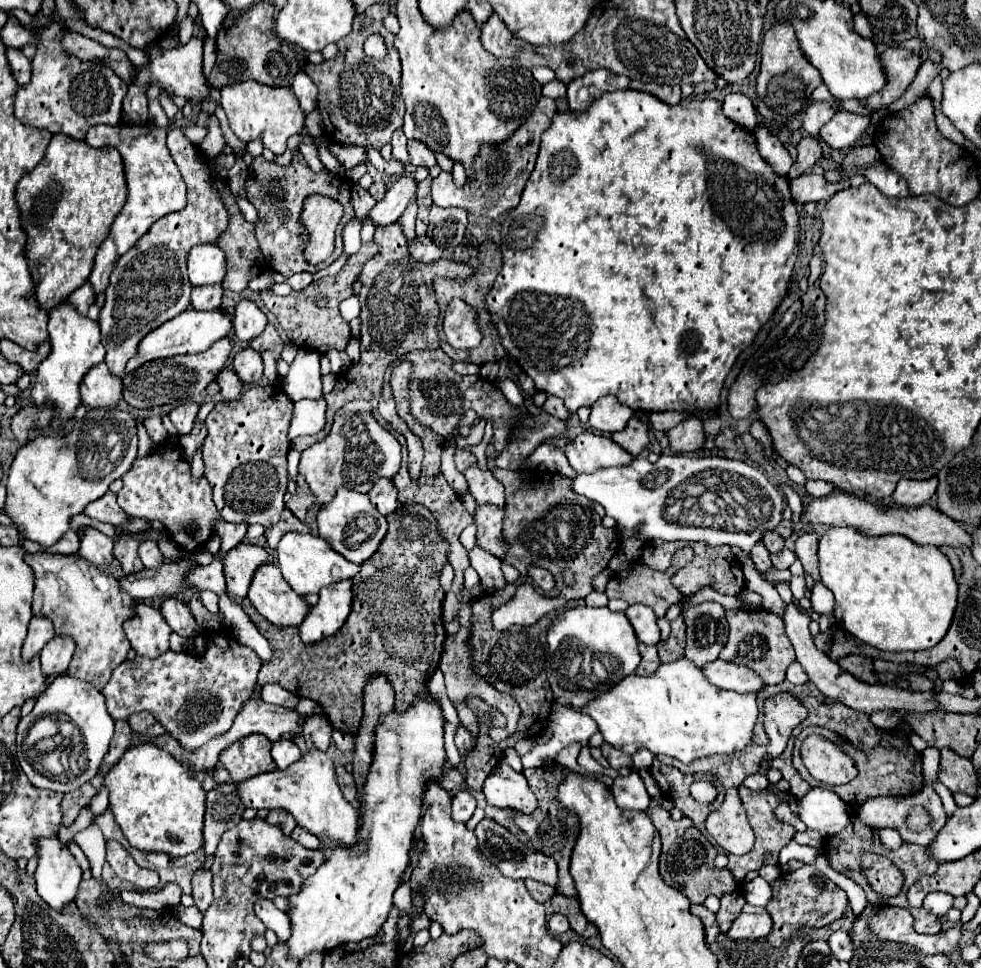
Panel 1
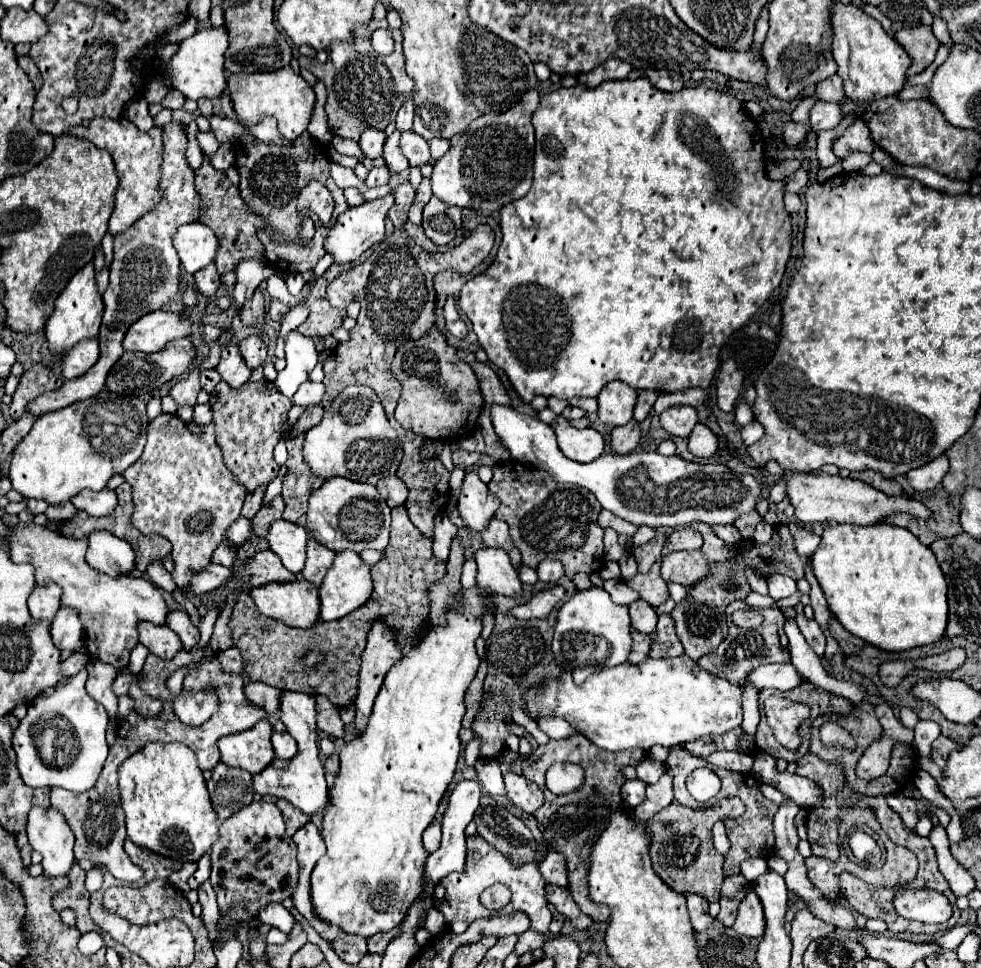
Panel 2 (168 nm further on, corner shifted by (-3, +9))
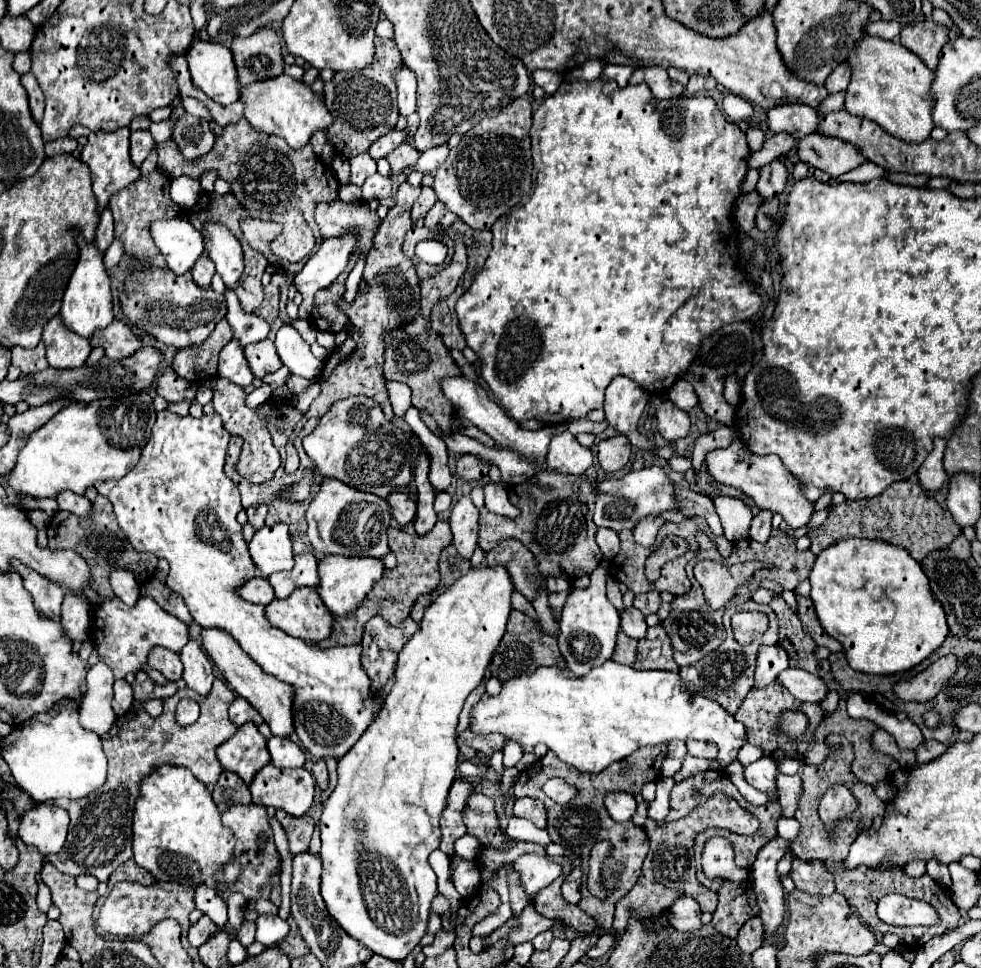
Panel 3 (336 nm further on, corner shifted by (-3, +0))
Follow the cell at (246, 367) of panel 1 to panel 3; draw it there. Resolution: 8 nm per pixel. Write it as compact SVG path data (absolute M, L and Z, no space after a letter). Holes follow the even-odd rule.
M270 339L246 345L244 351L246 351L246 359L250 363L250 369L252 369L254 377L258 377L258 379L262 379L264 375L274 373L282 367L282 361L276 353L274 341L270 341Z

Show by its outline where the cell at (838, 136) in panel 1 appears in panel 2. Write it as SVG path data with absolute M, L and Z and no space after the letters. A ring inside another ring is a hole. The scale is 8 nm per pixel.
M816 102L810 110L810 126L814 132L820 130L832 130L844 120L844 112L840 104L832 102Z

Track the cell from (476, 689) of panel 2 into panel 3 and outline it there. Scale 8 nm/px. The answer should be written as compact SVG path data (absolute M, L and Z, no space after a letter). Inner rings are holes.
M470 729L458 737L458 747L472 747L484 757L492 757L496 751L504 749L504 737L500 735L474 735Z

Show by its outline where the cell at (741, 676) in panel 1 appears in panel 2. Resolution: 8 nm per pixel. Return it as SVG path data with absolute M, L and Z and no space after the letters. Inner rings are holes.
M764 664L762 668L754 668L748 676L746 682L756 686L758 690L764 688L774 688L780 692L786 692L802 682L802 676L794 670L792 664Z

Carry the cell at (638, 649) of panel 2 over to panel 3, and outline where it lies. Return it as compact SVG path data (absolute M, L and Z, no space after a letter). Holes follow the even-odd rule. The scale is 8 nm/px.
M622 631L618 633L618 641L616 641L616 653L612 655L612 661L622 663L622 665L632 665L636 659L636 639L630 639L628 635L624 635Z

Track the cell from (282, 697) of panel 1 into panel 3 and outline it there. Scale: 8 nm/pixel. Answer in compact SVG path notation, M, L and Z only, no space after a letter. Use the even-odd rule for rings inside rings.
M242 697L234 699L234 703L228 709L228 715L234 725L244 725L248 721L252 721L254 725L262 725L260 713L256 713L256 709L252 709L252 705L248 705L248 701Z

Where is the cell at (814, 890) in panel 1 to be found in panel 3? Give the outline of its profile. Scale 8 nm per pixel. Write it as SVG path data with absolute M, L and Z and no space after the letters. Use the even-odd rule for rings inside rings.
M794 859L792 869L790 869L790 879L794 881L796 889L808 891L808 893L828 895L828 893L834 893L834 889L836 889L834 877L822 861Z

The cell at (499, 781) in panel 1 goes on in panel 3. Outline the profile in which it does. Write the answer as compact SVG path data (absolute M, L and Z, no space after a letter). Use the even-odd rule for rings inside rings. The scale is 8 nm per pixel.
M532 797L516 799L516 803L514 803L514 817L528 819L536 827L546 829L546 809L544 809L544 803L538 801L538 799L532 799Z

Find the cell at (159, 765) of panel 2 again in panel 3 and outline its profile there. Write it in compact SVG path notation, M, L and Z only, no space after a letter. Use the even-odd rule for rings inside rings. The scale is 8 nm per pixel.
M164 765L144 777L134 809L132 859L156 881L180 885L208 885L214 873L232 857L234 837L220 821L220 811L202 781L184 767Z

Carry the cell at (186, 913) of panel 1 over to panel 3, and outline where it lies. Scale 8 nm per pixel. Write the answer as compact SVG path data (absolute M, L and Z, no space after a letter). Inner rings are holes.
M202 917L196 925L190 927L190 933L188 933L188 939L194 947L200 947L204 945L204 941L208 937L212 937L212 933L216 933L216 925L208 919L208 917Z

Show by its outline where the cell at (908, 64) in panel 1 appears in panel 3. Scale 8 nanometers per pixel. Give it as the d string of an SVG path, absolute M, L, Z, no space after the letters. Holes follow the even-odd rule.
M924 19L904 27L900 33L900 43L916 53L926 63L926 67L936 69L940 49L948 41L948 31L948 27L938 25L932 19Z

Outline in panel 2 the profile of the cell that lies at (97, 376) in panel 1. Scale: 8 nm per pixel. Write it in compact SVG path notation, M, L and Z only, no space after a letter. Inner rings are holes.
M82 340L70 352L64 354L62 374L68 380L80 378L84 376L84 372L88 372L88 368L92 368L92 364L96 364L98 358L100 358L98 340Z

